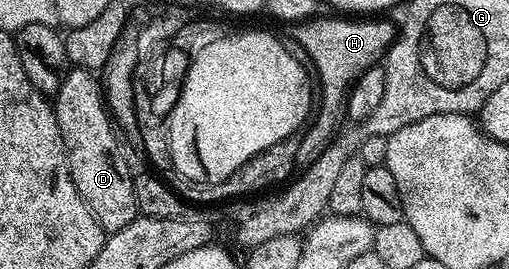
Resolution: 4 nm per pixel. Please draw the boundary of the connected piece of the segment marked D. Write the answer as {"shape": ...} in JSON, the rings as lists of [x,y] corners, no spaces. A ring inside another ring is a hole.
{"shape":[[[67,69],[66,76],[62,79],[57,94],[53,95],[52,105],[56,120],[60,124],[62,139],[66,145],[66,159],[70,165],[70,175],[80,192],[80,196],[93,212],[94,219],[102,225],[103,231],[106,232],[113,232],[132,224],[132,220],[140,217],[136,192],[134,191],[135,175],[132,171],[130,172],[130,166],[126,163],[121,148],[118,147],[119,135],[116,133],[115,127],[112,125],[112,119],[106,109],[104,91],[99,79],[88,70]]]}

